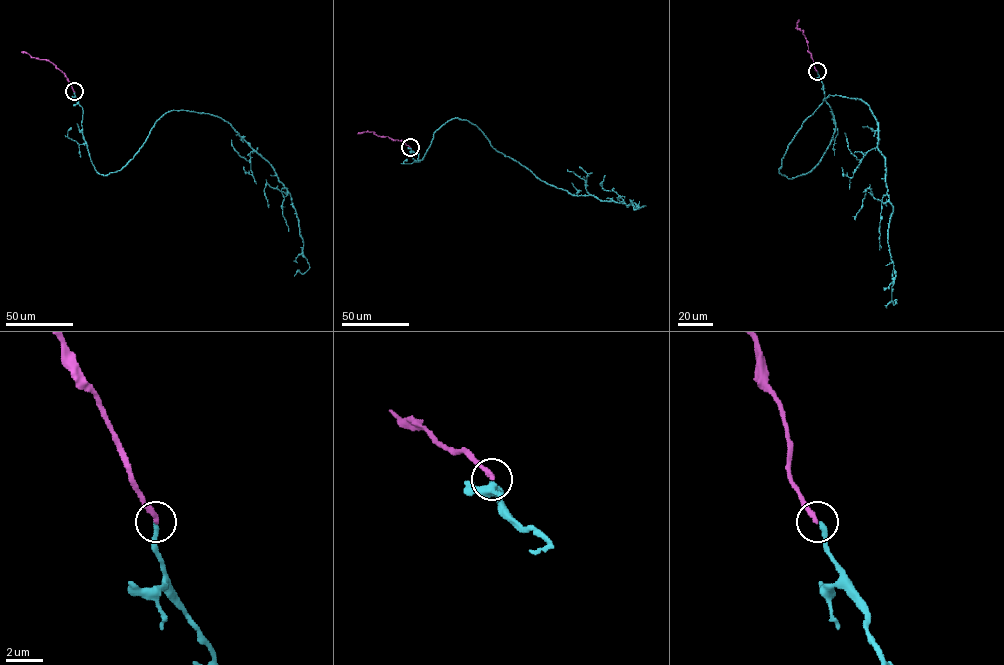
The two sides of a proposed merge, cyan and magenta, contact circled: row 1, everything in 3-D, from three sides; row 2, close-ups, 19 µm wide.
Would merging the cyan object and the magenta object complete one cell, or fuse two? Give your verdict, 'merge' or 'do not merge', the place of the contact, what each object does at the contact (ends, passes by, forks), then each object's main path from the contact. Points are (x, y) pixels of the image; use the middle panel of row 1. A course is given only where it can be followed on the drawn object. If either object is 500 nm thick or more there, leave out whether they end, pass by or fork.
merge; place (410, 147); cyan ends; magenta ends; course cyan (410, 147), (418, 162), (442, 125), (466, 119), (548, 184), (645, 206), (630, 201); course magenta (410, 147), (401, 141), (378, 136), (373, 132), (357, 133)

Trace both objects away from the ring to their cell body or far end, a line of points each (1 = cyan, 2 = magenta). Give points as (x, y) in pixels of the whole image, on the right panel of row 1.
1: (817, 71), (830, 145), (809, 172), (779, 172), (829, 95), (868, 105), (893, 206), (886, 307)
2: (817, 71), (802, 30), (797, 28), (799, 20)

